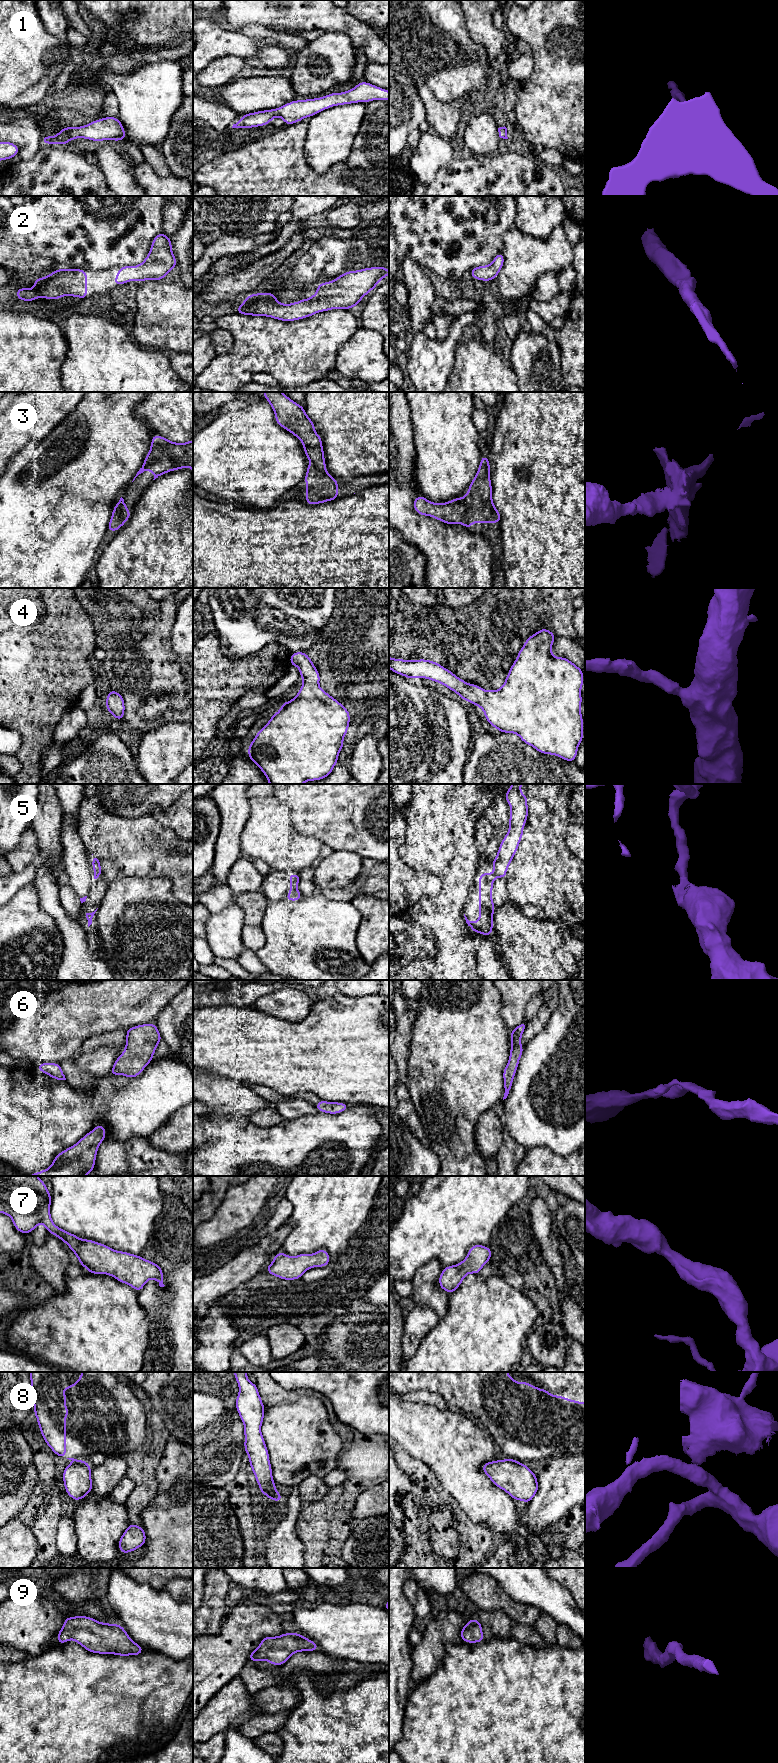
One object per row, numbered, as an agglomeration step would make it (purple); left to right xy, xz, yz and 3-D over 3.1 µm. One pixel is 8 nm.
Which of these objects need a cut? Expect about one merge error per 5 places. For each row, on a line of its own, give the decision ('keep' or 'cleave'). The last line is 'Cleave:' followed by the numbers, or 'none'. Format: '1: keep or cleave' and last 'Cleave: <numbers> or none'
1: keep
2: keep
3: keep
4: keep
5: cleave
6: keep
7: keep
8: cleave
9: keep
Cleave: 5, 8

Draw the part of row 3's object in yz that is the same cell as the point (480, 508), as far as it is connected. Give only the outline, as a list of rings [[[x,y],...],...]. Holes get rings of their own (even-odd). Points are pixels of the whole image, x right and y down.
[[[482,455],[477,474],[464,497],[438,504],[418,495],[413,508],[422,516],[429,515],[445,524],[463,524],[468,530],[472,523],[501,523],[501,514],[492,500],[488,457]]]

